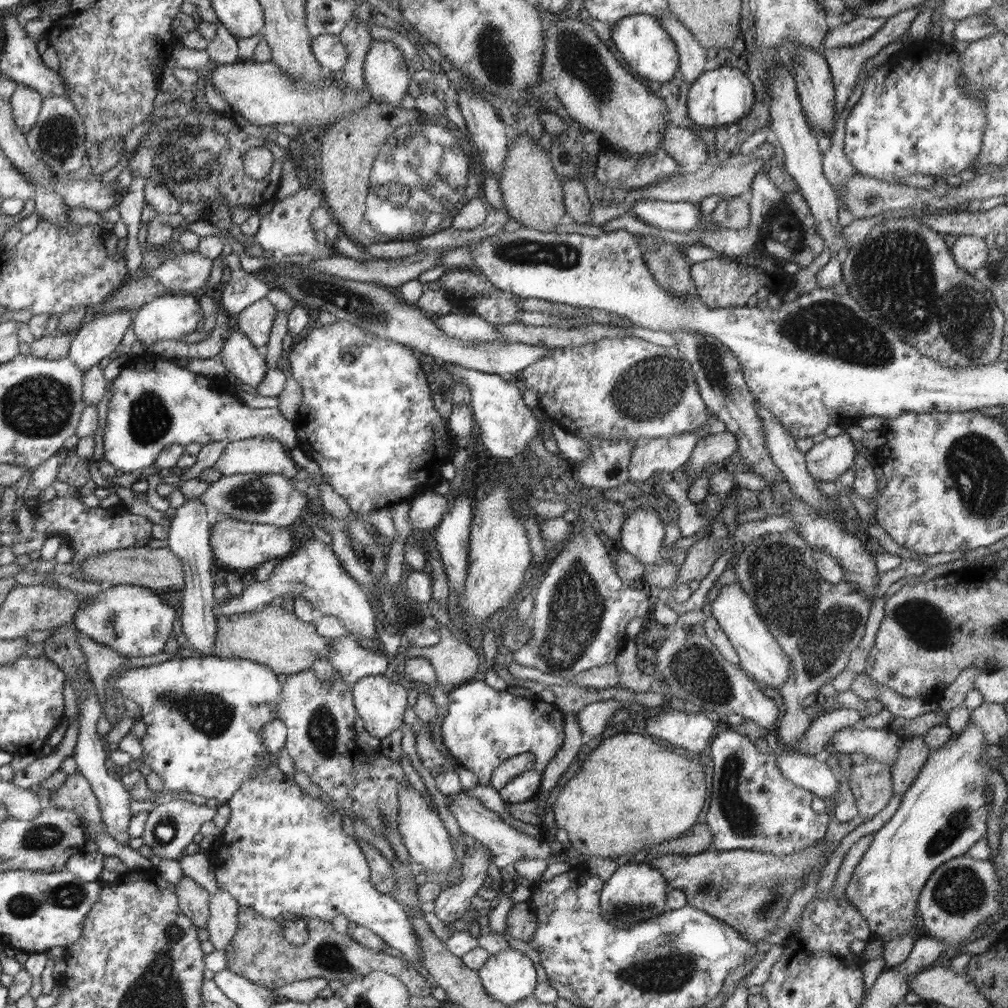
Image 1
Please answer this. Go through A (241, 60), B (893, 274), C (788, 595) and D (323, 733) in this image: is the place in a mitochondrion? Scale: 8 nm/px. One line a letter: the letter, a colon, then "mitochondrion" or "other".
A: other
B: mitochondrion
C: mitochondrion
D: mitochondrion

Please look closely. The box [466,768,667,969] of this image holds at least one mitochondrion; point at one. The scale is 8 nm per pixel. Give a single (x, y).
(620, 911)

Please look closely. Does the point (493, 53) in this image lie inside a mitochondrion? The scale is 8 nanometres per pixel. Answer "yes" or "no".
yes

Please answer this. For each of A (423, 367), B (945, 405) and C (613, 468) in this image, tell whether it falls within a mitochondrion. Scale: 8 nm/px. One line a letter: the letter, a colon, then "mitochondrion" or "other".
A: other
B: other
C: mitochondrion

